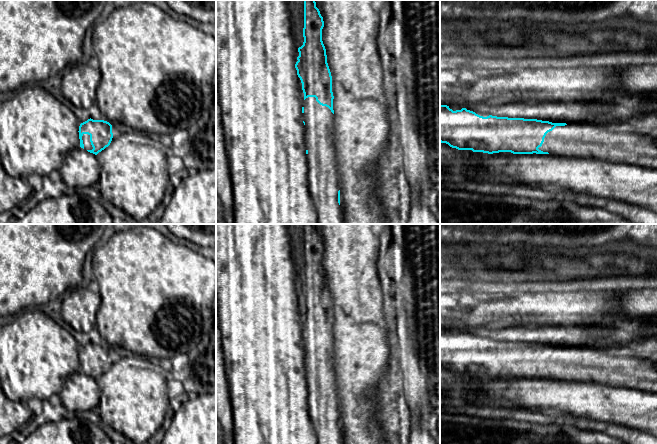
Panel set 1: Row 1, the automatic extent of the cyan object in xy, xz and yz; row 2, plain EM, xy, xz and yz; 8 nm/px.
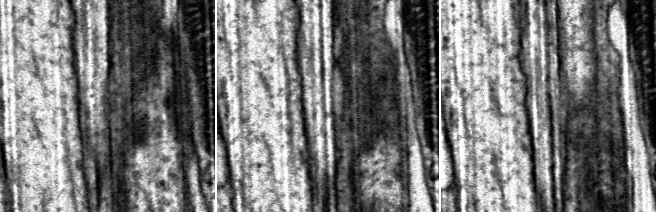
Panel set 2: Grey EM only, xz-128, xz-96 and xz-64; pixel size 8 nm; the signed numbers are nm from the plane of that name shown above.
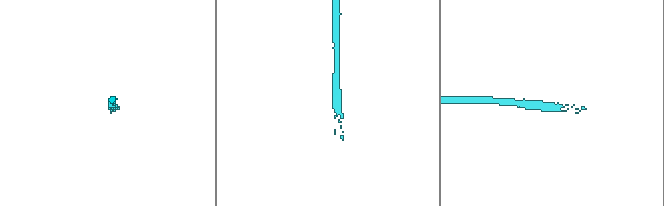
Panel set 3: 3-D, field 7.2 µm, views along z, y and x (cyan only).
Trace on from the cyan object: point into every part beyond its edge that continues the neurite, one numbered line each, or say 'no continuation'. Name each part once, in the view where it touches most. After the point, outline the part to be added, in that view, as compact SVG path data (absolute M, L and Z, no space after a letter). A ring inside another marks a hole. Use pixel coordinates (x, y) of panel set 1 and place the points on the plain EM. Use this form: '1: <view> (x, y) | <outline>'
1: yz (598, 365) | M567 348L548 356L541 371L550 379L593 382L657 393L657 363L604 348Z

